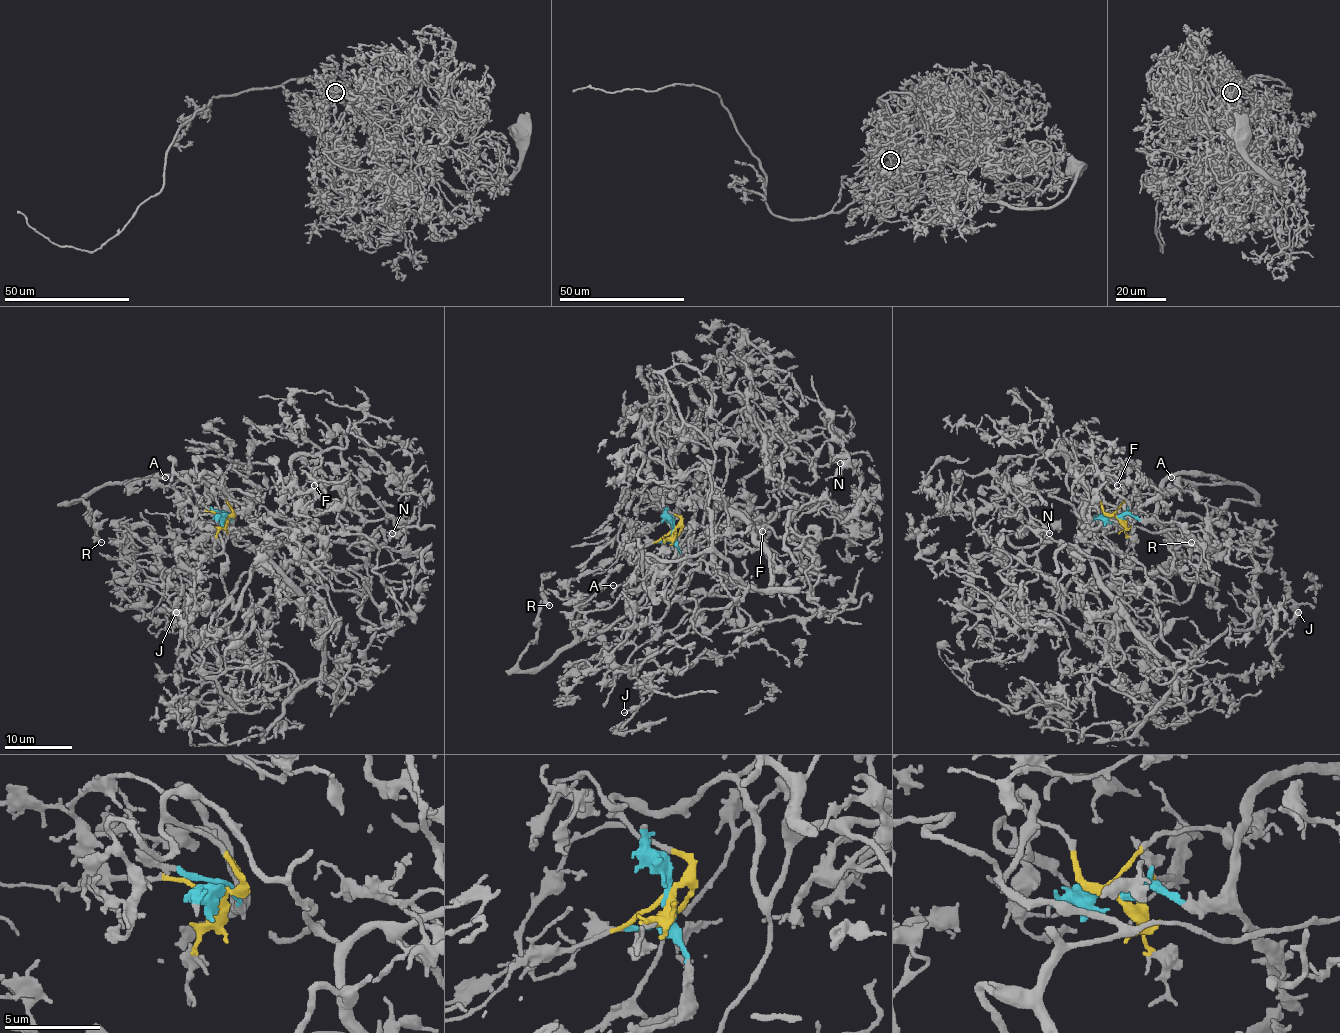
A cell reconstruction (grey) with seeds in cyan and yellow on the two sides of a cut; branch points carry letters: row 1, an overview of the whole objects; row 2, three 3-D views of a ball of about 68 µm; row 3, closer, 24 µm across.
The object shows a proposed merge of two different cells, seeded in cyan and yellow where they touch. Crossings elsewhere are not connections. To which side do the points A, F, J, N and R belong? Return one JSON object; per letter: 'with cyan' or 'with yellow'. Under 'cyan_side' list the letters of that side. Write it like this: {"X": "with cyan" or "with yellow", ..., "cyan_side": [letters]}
{"A": "with cyan", "F": "with yellow", "J": "with yellow", "N": "with yellow", "R": "with cyan", "cyan_side": ["A", "R"]}

